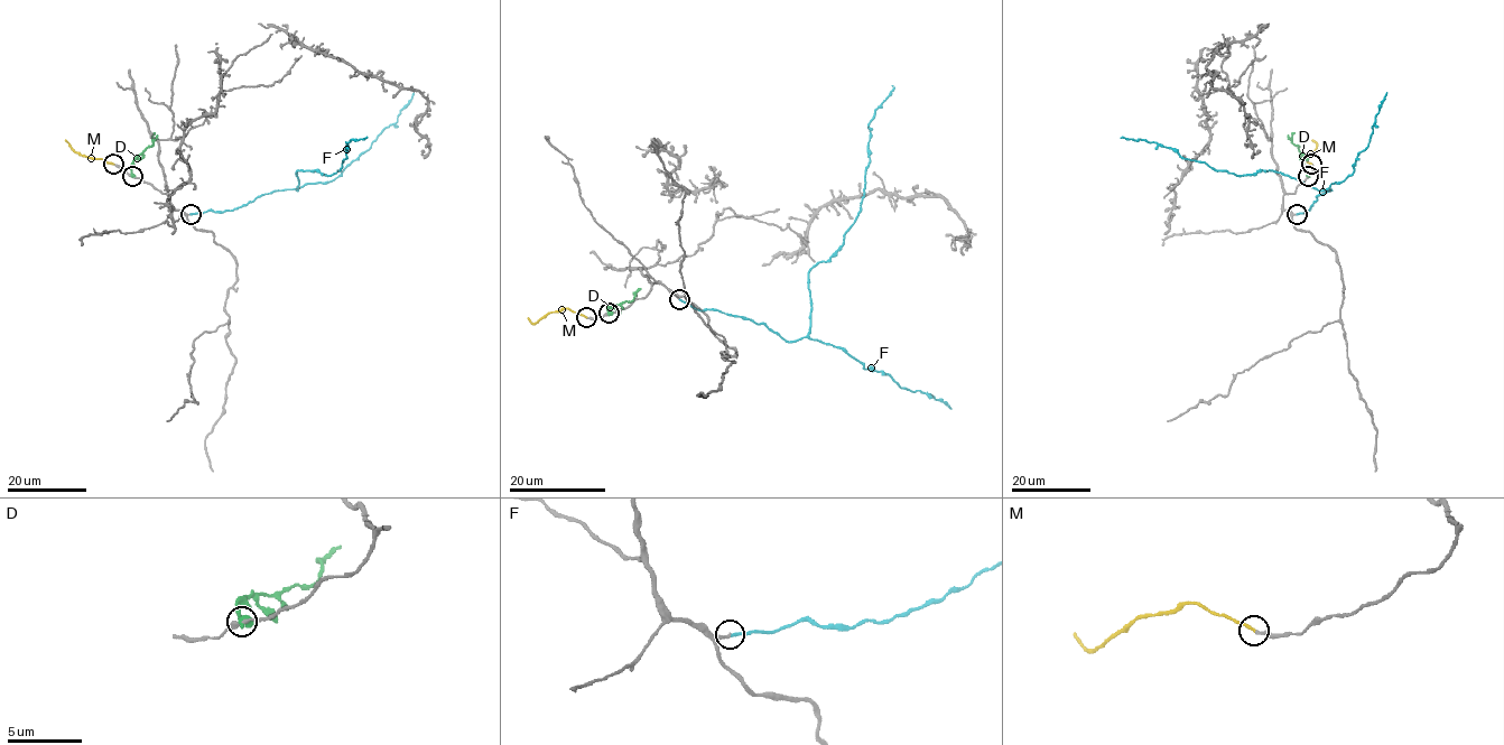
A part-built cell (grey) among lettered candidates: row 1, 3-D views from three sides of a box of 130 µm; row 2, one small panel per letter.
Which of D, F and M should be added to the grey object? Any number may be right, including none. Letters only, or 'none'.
F, M

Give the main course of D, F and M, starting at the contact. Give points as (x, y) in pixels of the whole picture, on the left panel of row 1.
D: (132, 175), (133, 160), (152, 143), (155, 132)
F: (191, 214), (222, 212), (279, 191), (297, 191), (296, 171), (335, 174), (346, 158), (346, 142), (364, 138)
M: (113, 164), (83, 157), (66, 140)

